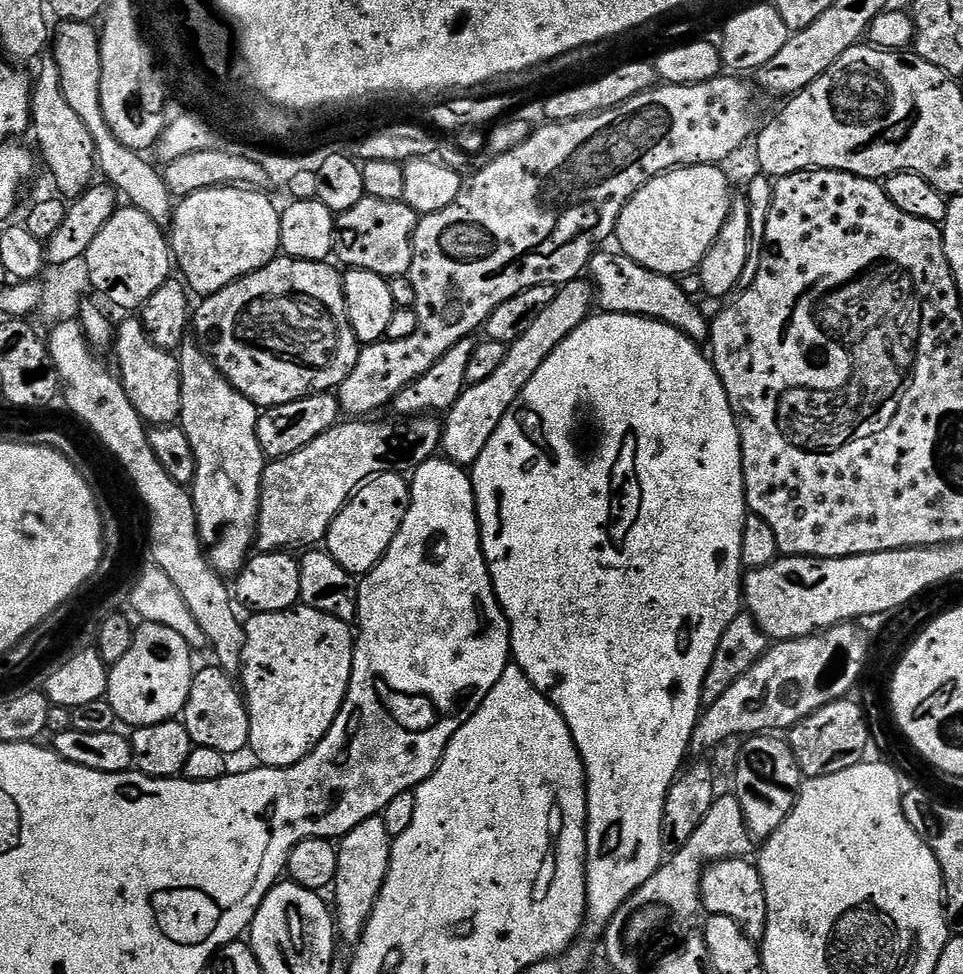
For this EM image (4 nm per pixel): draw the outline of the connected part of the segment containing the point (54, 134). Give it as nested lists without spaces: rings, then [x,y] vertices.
[[[47,62],[47,64],[44,64],[40,68],[40,73],[37,74],[37,76],[34,76],[34,83],[32,86],[32,123],[30,125],[31,131],[34,133],[36,131],[36,140],[38,143],[40,143],[40,152],[39,155],[42,157],[44,155],[44,160],[46,163],[48,163],[48,168],[50,171],[52,171],[52,180],[54,183],[56,183],[56,188],[61,197],[64,198],[75,198],[83,194],[88,187],[93,183],[94,177],[92,175],[97,175],[98,167],[97,167],[97,158],[96,158],[96,150],[95,150],[95,144],[94,139],[91,138],[90,132],[86,130],[86,125],[84,122],[82,122],[81,118],[79,118],[78,114],[74,112],[73,107],[70,106],[69,102],[66,102],[66,96],[63,93],[62,90],[62,78],[59,76],[59,68],[56,65],[56,63],[53,62]]]

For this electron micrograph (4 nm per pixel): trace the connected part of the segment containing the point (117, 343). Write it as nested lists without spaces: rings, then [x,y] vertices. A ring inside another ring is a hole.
[[[143,319],[124,320],[114,332],[114,353],[118,377],[125,392],[148,426],[172,426],[179,421],[182,410],[180,362],[173,353],[162,350],[151,340],[144,329]]]

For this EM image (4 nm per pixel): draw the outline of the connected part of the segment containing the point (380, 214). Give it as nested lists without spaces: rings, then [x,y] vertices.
[[[364,196],[358,206],[336,216],[336,229],[332,251],[345,269],[370,270],[385,278],[407,276],[412,265],[412,239],[416,233],[418,217],[403,200],[382,202],[382,198]]]

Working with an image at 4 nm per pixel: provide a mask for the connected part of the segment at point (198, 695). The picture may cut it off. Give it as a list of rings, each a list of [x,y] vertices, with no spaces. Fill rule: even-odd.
[[[209,666],[195,673],[190,686],[188,701],[182,713],[186,730],[197,748],[218,750],[223,756],[248,746],[250,718],[248,705],[238,687],[237,681],[219,666]]]

